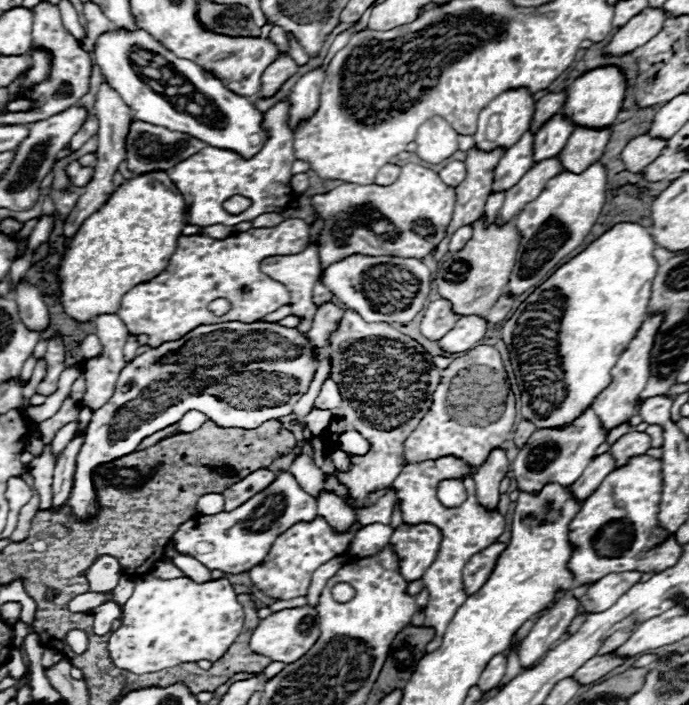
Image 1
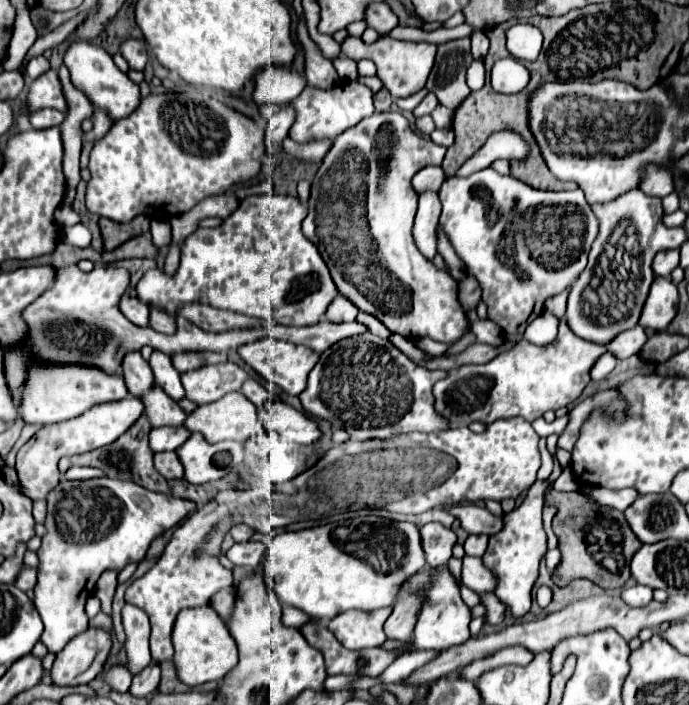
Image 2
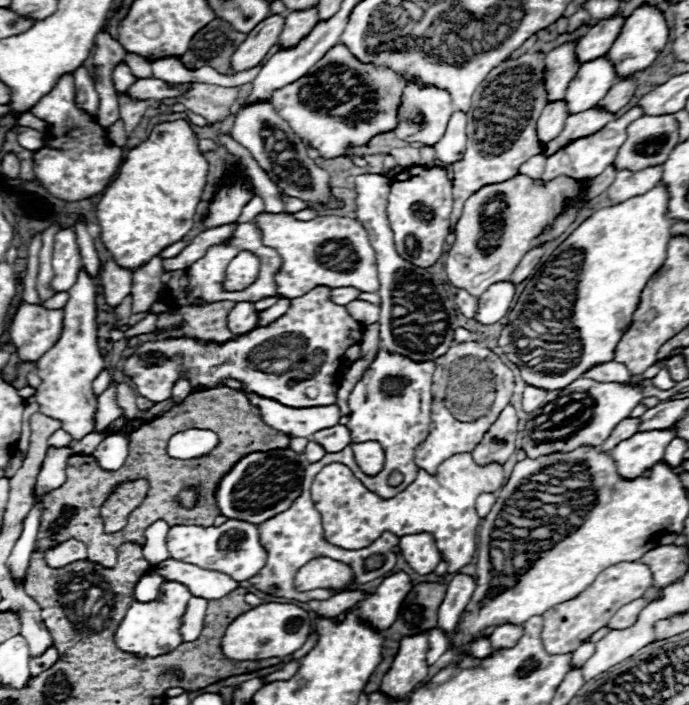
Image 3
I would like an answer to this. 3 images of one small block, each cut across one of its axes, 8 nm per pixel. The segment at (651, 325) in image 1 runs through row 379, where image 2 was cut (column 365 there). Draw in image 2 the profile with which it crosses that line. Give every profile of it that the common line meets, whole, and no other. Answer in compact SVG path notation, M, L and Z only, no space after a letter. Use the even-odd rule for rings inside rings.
M378 608L372 612L346 610L332 618L328 622L328 628L336 636L336 640L350 650L376 648L386 642L382 626L388 618L388 612L388 608Z

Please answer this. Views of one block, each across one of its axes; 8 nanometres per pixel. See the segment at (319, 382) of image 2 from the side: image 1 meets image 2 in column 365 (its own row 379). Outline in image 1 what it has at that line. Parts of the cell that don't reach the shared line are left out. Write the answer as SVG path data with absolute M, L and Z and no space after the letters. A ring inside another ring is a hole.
M356 310L344 312L324 352L330 356L330 378L334 378L344 392L342 412L346 420L372 444L366 456L350 454L354 462L350 472L338 472L338 478L350 488L358 506L366 506L368 492L388 488L406 466L404 440L428 412L432 394L440 382L440 372L432 356L416 340L390 324L368 324Z

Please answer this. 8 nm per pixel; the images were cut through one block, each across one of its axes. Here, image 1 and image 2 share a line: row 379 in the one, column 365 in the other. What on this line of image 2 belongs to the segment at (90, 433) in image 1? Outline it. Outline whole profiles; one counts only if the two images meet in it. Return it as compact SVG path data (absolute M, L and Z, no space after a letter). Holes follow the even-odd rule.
M376 112L334 140L314 176L312 194L308 200L308 216L302 222L302 232L318 248L320 256L330 268L338 292L342 292L342 296L354 302L362 312L376 316L390 332L404 338L428 336L444 344L456 344L470 332L468 318L458 302L458 288L448 272L442 272L432 260L418 252L418 246L412 238L414 214L418 206L418 194L412 188L412 178L424 166L440 164L446 148L434 144L430 138L418 136L399 112L390 113L388 126L392 134L386 132L386 112Z

